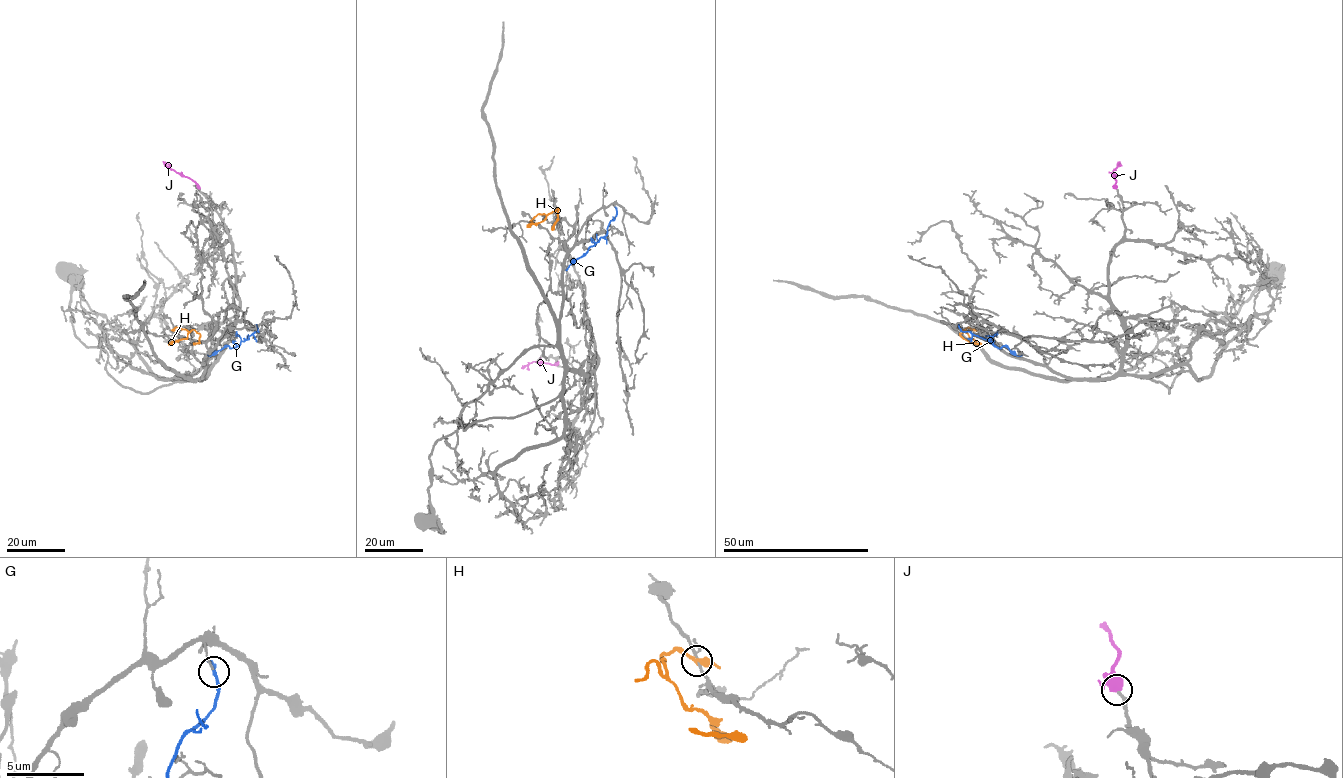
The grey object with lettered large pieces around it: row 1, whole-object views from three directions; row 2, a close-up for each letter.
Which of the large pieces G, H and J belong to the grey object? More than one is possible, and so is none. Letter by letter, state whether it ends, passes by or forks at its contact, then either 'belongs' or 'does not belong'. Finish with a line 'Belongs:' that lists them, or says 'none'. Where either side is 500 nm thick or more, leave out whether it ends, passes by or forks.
G: it passes by; does not belong
H: it passes by; does not belong
J: it passes by; belongs
Belongs: J

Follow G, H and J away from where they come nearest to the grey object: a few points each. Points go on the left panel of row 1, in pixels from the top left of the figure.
G: (258, 331), (234, 348), (225, 346), (214, 354), (207, 355)
H: (173, 329), (194, 329), (200, 334), (198, 342), (193, 344)
J: (200, 188), (162, 161)

